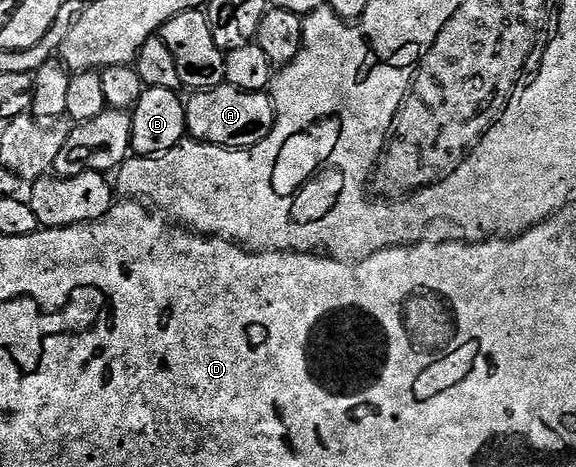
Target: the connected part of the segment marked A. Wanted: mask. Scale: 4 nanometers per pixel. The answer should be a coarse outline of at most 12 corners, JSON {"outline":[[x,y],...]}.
{"outline":[[226,83],[185,101],[201,145],[250,149],[277,121],[272,96]]}

